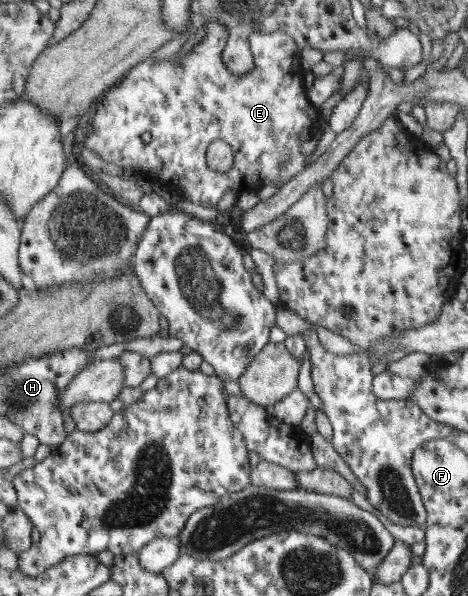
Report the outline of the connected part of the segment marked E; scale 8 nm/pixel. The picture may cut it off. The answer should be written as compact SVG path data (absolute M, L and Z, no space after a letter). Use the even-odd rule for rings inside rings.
M212 20L206 29L206 37L184 58L183 63L175 64L170 59L167 62L154 62L154 56L148 56L143 63L134 65L130 68L129 75L127 75L121 83L112 88L105 94L104 98L97 102L97 108L94 111L94 118L90 121L91 131L85 137L84 146L97 152L101 158L108 163L117 164L117 166L134 167L139 174L146 176L153 185L160 184L169 187L175 196L182 199L190 199L193 203L199 203L203 206L216 207L217 203L221 201L221 197L226 191L234 193L235 197L239 197L242 193L257 192L263 185L267 183L277 183L279 181L288 182L295 174L303 171L306 157L299 153L299 147L303 141L309 141L319 129L319 115L317 111L311 107L310 99L307 99L308 93L303 89L303 81L305 81L305 69L301 69L301 63L297 59L297 43L290 37L290 33L280 30L275 33L253 33L249 35L249 45L251 46L251 53L253 54L254 67L245 75L233 75L223 63L223 50L227 45L228 31L222 23ZM216 140L226 141L231 145L231 150L234 154L234 163L229 171L219 173L209 169L206 163L206 152L211 143Z

